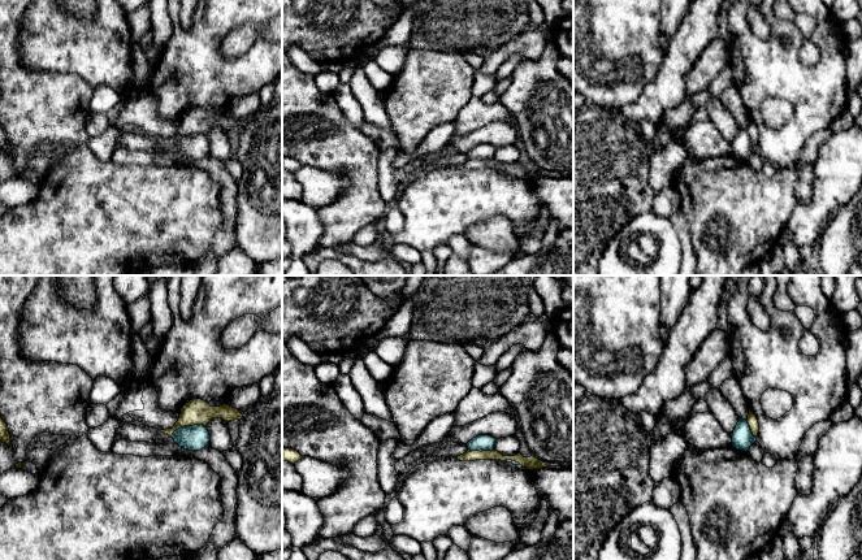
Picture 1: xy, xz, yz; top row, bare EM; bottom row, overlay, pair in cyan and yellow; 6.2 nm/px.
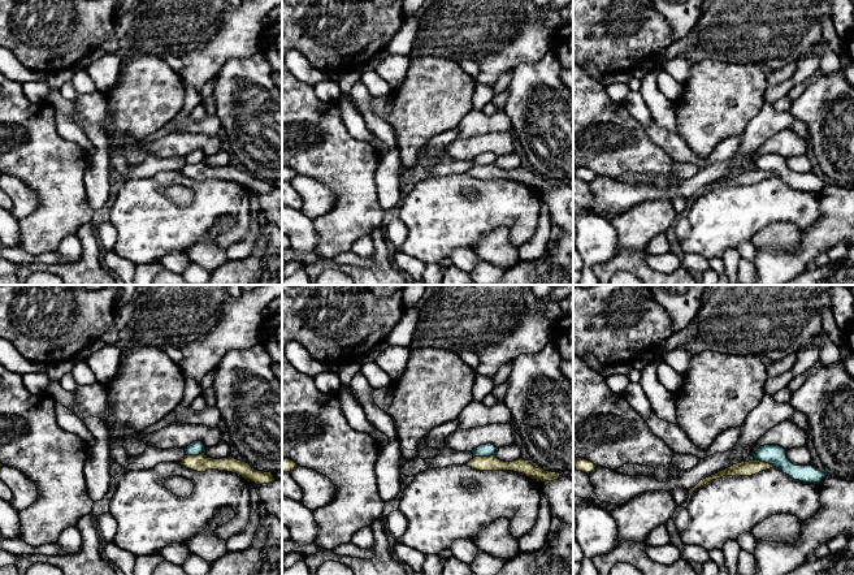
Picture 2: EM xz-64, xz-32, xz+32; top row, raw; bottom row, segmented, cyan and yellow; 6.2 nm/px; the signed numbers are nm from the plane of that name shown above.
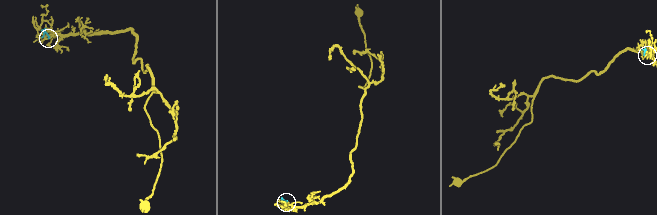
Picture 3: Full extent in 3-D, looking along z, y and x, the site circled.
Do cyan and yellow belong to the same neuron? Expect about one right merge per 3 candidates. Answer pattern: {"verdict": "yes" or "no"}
{"verdict": "no"}

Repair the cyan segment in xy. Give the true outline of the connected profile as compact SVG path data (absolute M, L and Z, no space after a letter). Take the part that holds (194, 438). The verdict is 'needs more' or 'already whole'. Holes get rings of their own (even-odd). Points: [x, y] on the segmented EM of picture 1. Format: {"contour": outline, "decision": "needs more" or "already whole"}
{"contour": "M203 425L181 427L173 433L172 438L179 447L190 451L200 451L208 447L211 440L209 431Z", "decision": "already whole"}

